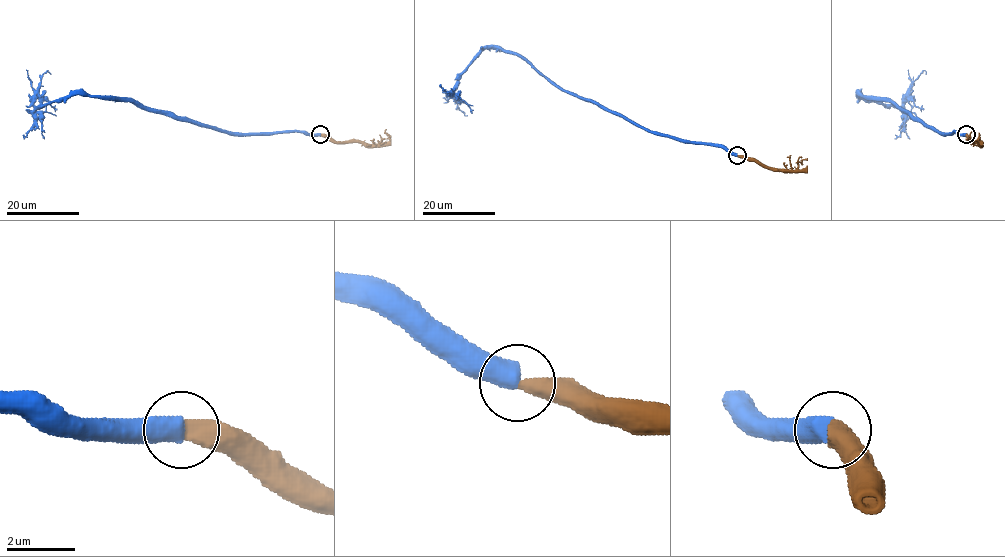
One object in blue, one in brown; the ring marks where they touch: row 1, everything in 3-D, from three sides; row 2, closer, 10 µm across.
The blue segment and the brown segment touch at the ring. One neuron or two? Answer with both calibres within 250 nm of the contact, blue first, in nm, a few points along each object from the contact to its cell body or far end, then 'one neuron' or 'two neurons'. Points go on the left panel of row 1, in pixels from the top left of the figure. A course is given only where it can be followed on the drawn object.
600/500 nm | blue via (320, 134), (227, 133), (134, 103), (83, 92), (34, 106), (41, 76), (46, 70), (51, 74) | brown via (320, 134), (327, 134), (337, 142), (379, 144), (387, 134), (386, 129) | one neuron

